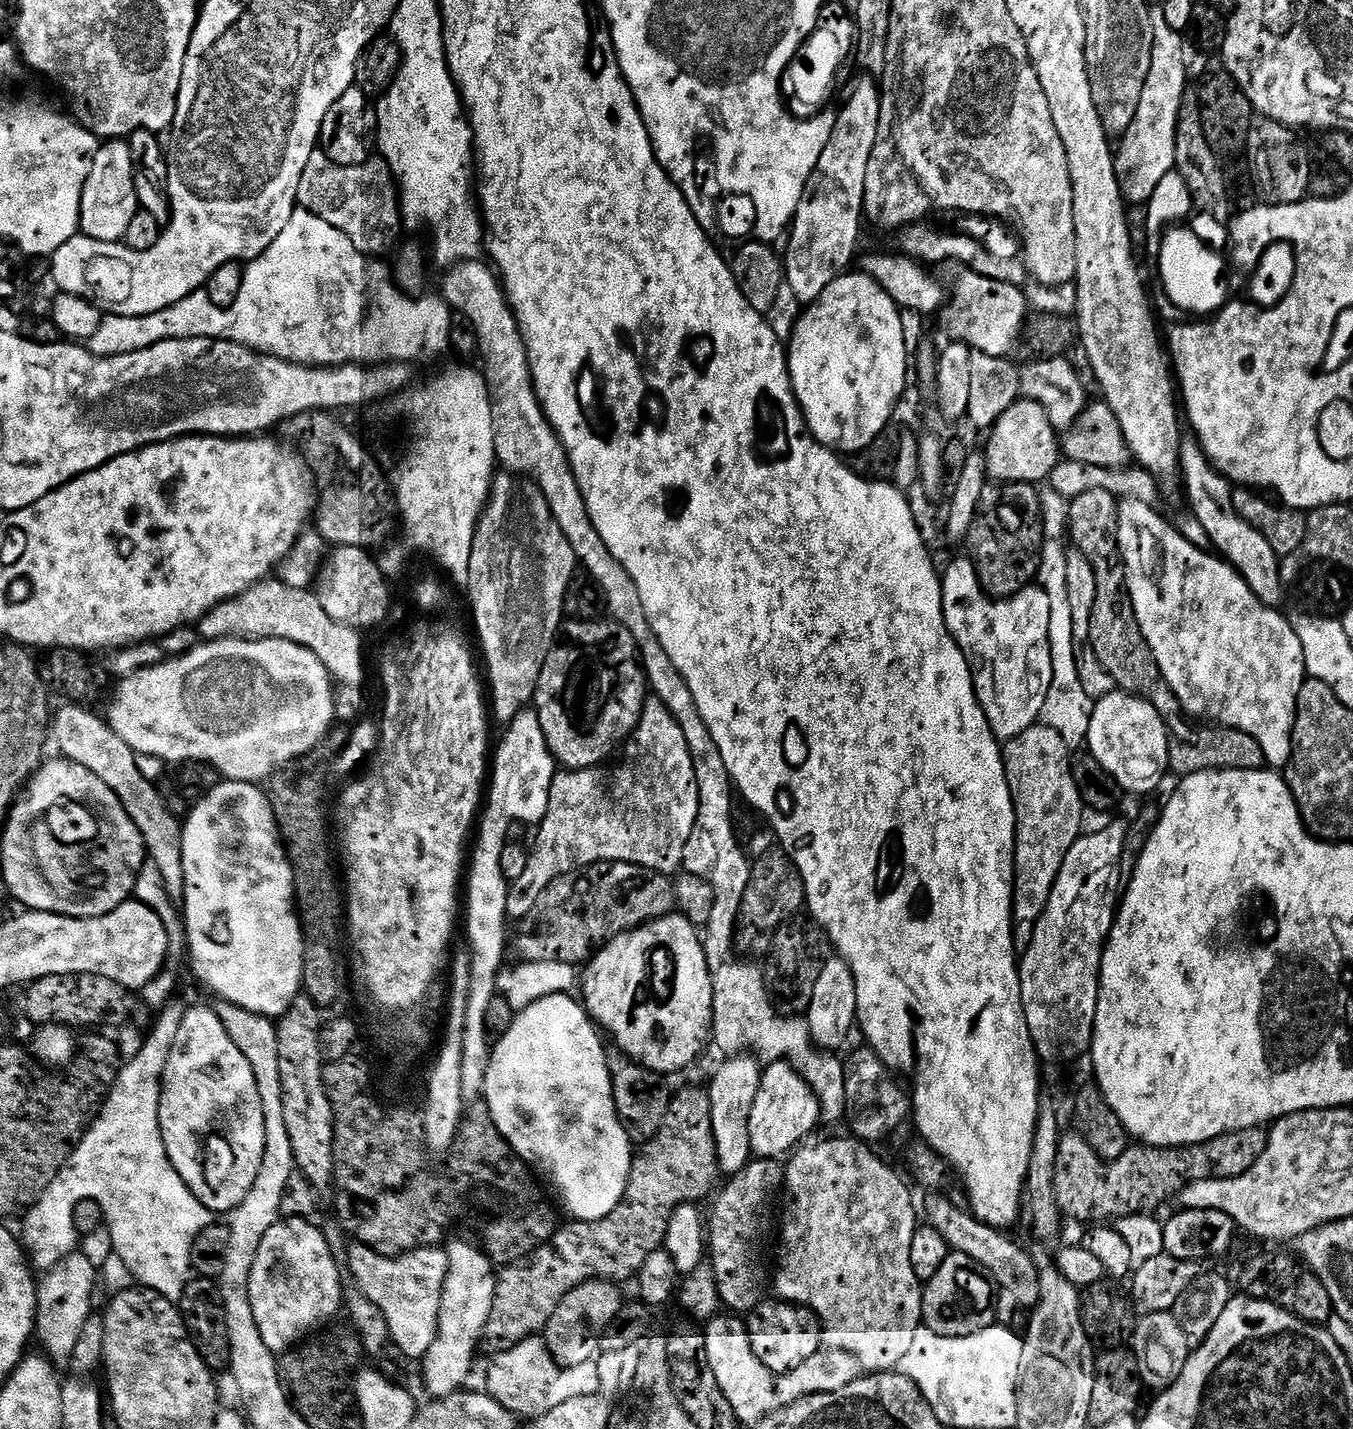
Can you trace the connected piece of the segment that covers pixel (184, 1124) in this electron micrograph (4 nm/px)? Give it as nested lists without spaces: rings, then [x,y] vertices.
[[[204,1004],[197,1008],[189,1007],[185,1014],[185,1029],[194,1030],[198,1036],[184,1032],[169,1048],[162,1075],[158,1080],[158,1127],[162,1142],[166,1146],[166,1154],[174,1170],[178,1170],[182,1182],[213,1214],[227,1214],[233,1208],[234,1198],[239,1194],[248,1196],[243,1189],[245,1179],[250,1178],[249,1170],[256,1165],[256,1158],[259,1157],[258,1145],[266,1140],[266,1115],[260,1101],[260,1087],[246,1054],[242,1054],[234,1038],[230,1038],[215,1007],[207,1008]]]

